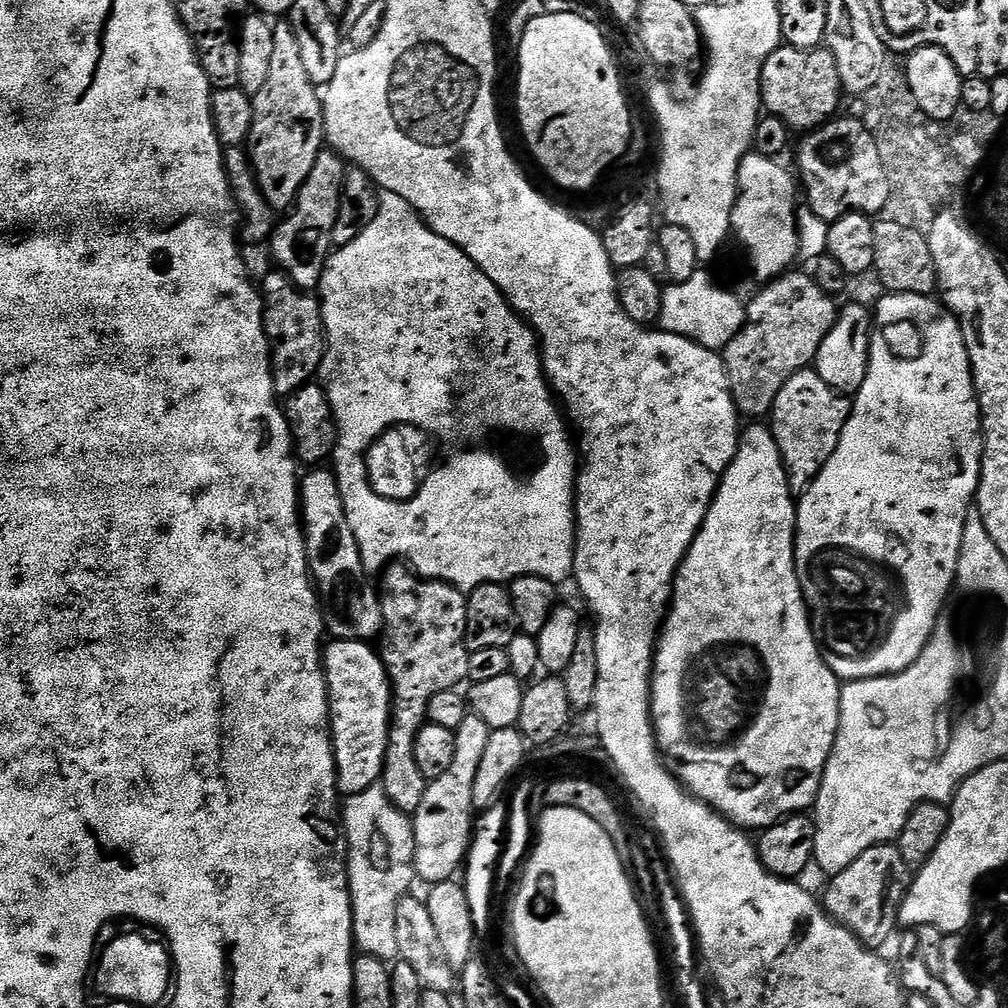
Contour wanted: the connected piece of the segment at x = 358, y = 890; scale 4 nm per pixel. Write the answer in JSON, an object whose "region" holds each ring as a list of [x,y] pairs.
{"region":[[[379,784],[362,790],[362,794],[347,797],[342,804],[342,827],[348,841],[348,889],[352,899],[352,939],[363,955],[385,962],[398,957],[398,929],[394,926],[394,910],[404,896],[413,891],[412,880],[417,879],[414,866],[414,830],[409,813],[399,812],[386,798],[386,790]]]}

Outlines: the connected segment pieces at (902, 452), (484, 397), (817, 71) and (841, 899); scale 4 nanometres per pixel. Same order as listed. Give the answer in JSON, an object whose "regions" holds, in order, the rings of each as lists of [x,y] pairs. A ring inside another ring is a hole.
{"regions":[[[[895,294],[881,295],[881,300],[874,307],[874,320],[879,325],[878,330],[873,331],[872,345],[870,346],[870,358],[868,359],[868,373],[866,382],[854,394],[850,404],[850,415],[846,426],[842,430],[842,438],[826,466],[814,478],[814,482],[799,497],[796,505],[796,558],[804,562],[808,552],[820,552],[823,548],[828,550],[847,550],[857,557],[865,556],[876,564],[885,564],[892,572],[900,575],[902,595],[908,600],[908,612],[891,621],[888,637],[877,643],[876,656],[863,660],[835,660],[830,658],[828,665],[836,679],[841,682],[850,680],[865,680],[875,676],[893,676],[899,672],[905,672],[909,666],[917,660],[926,650],[931,635],[934,634],[936,624],[939,623],[942,613],[945,611],[944,603],[948,600],[952,588],[956,584],[956,571],[958,570],[958,554],[962,550],[962,532],[966,530],[968,513],[973,511],[976,491],[980,489],[980,461],[984,454],[984,434],[980,422],[980,401],[976,390],[976,383],[972,381],[972,367],[964,341],[964,331],[960,329],[960,322],[950,309],[945,308],[939,299],[932,296],[898,296]]],[[[381,191],[378,218],[374,218],[374,222],[370,222],[370,226],[366,226],[366,230],[362,230],[362,234],[354,238],[354,242],[350,242],[344,248],[336,248],[329,255],[320,279],[318,299],[321,303],[326,341],[320,376],[326,385],[328,401],[339,428],[334,453],[334,461],[336,460],[334,473],[345,506],[346,519],[350,522],[354,538],[357,539],[362,566],[366,572],[380,574],[393,562],[407,562],[416,575],[426,580],[441,580],[444,584],[452,584],[465,594],[473,592],[483,584],[504,584],[515,580],[518,576],[541,576],[551,580],[557,586],[563,585],[563,580],[573,575],[572,567],[576,557],[578,448],[574,443],[573,433],[566,423],[565,413],[554,399],[548,377],[544,374],[542,345],[535,331],[509,306],[504,295],[498,290],[498,286],[494,286],[494,282],[490,282],[490,278],[486,278],[486,274],[478,270],[478,266],[463,250],[428,227],[424,219],[412,209],[410,202],[406,202],[406,198],[398,198],[398,194],[393,192]],[[411,421],[415,421],[416,426],[422,426],[422,430],[449,433],[452,442],[459,442],[463,436],[479,437],[486,428],[517,428],[521,434],[536,432],[542,462],[538,470],[534,470],[532,480],[512,480],[512,476],[504,472],[504,464],[500,464],[500,460],[488,460],[488,450],[460,453],[457,451],[450,458],[448,468],[444,468],[442,473],[436,472],[437,476],[432,476],[432,480],[428,480],[428,488],[420,492],[420,500],[416,500],[416,504],[404,504],[404,508],[400,508],[400,504],[384,504],[384,500],[376,500],[376,496],[368,492],[368,484],[364,484],[364,464],[360,464],[360,452],[364,452],[364,444],[368,444],[372,436],[378,437],[387,428],[392,428],[400,422]]],[[[781,46],[760,71],[763,111],[769,116],[777,116],[793,130],[816,130],[827,125],[837,115],[835,112],[839,110],[840,98],[843,96],[838,62],[834,62],[834,54],[824,46],[816,48],[815,51]]],[[[895,843],[870,846],[846,870],[835,873],[829,880],[832,881],[822,895],[824,911],[837,924],[849,928],[865,948],[880,950],[898,928],[900,907],[910,883],[910,870],[902,862],[899,847]]]]}

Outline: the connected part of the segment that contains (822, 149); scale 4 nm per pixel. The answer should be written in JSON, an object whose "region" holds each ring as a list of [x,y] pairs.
{"region":[[[839,120],[805,135],[808,137],[798,144],[798,180],[803,195],[804,192],[808,195],[813,214],[825,220],[828,226],[837,224],[854,212],[861,212],[869,218],[875,217],[875,212],[883,213],[892,191],[891,179],[872,144],[871,131],[856,120]]]}

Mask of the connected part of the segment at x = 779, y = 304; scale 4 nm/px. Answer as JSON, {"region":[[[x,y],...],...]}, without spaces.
{"region":[[[790,270],[773,282],[767,283],[761,287],[764,289],[752,301],[750,299],[747,301],[746,319],[742,330],[722,349],[724,369],[728,371],[732,397],[736,403],[737,413],[741,417],[764,418],[771,413],[782,386],[786,386],[786,382],[790,382],[794,374],[805,371],[815,361],[826,334],[830,334],[836,321],[837,301],[827,296],[808,272],[796,271]]]}

